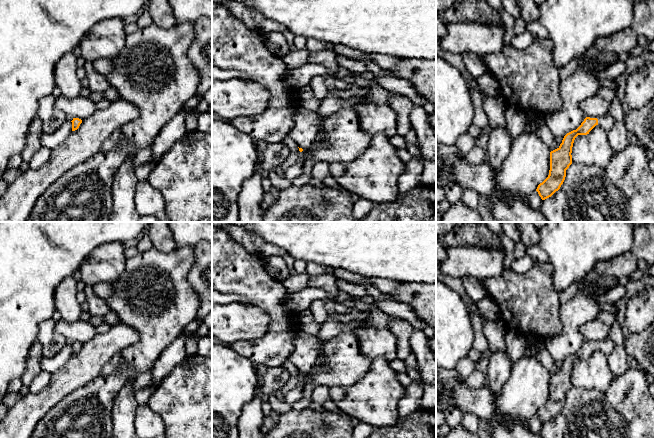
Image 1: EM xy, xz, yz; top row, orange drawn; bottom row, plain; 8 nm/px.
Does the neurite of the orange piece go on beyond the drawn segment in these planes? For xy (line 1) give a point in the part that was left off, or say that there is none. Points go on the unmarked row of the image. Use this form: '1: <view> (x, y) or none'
1: none

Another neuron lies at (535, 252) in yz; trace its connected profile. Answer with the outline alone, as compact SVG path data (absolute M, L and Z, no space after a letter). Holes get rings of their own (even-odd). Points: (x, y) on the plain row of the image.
M539 244L527 247L526 253L534 262L549 262L548 255L541 249Z

